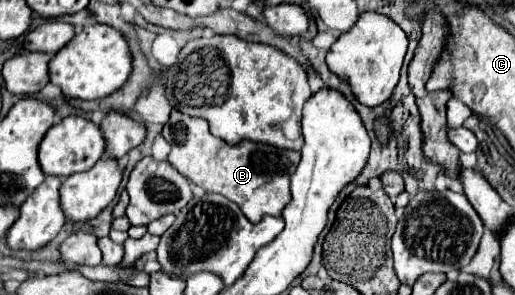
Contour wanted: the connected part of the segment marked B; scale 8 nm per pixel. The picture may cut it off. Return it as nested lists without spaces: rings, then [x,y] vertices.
[[[172,110],[170,120],[164,124],[162,136],[172,146],[168,162],[176,170],[202,186],[206,192],[216,192],[236,202],[250,222],[260,222],[264,214],[280,216],[290,200],[290,174],[300,162],[300,154],[294,150],[280,150],[270,144],[258,144],[242,140],[238,144],[228,144],[222,138],[210,134],[208,122],[204,118],[194,118]]]

